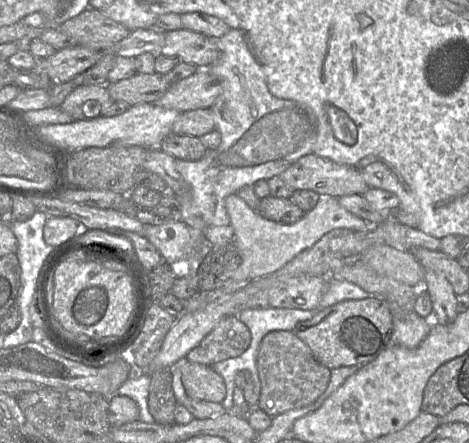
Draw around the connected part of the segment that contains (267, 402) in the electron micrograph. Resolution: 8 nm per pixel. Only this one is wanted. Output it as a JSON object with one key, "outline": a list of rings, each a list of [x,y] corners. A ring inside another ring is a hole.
{"outline":[[[272,331],[263,338],[257,356],[261,382],[258,407],[271,417],[305,407],[327,389],[330,371],[313,356],[309,347],[293,331]]]}

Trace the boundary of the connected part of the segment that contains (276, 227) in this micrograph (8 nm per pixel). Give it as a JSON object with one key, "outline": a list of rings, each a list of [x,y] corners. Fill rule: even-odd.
{"outline":[[[237,194],[226,197],[225,207],[234,231],[234,244],[240,255],[241,263],[233,276],[223,285],[207,292],[199,292],[189,300],[183,301],[183,313],[194,312],[226,294],[243,289],[253,280],[279,270],[334,229],[366,232],[368,225],[371,225],[346,211],[334,197],[322,197],[313,210],[306,213],[294,224],[279,224],[264,218],[258,211],[249,207]]]}

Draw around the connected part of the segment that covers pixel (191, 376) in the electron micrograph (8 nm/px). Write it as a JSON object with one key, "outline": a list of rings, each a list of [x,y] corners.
{"outline":[[[187,357],[175,363],[180,366],[187,395],[197,401],[222,403],[226,397],[223,377],[211,366],[191,362]]]}

